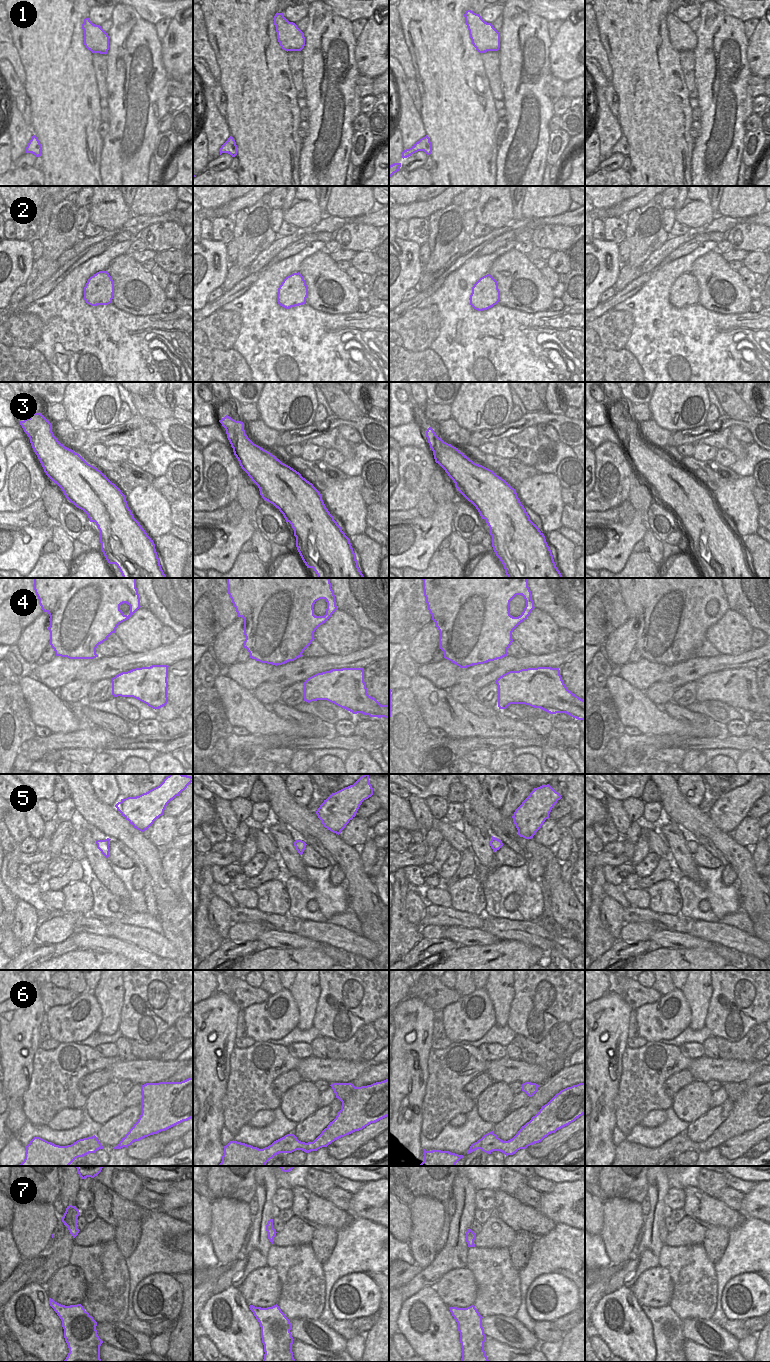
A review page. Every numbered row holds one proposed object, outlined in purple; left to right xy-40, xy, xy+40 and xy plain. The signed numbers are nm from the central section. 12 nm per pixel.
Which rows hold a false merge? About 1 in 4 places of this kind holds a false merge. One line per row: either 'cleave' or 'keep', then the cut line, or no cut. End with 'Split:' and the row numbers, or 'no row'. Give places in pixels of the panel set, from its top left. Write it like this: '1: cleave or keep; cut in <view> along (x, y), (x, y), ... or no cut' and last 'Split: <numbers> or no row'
1: keep; no cut
2: keep; no cut
3: keep; no cut
4: keep; no cut
5: keep; no cut
6: keep; no cut
7: keep; no cut
Split: no row

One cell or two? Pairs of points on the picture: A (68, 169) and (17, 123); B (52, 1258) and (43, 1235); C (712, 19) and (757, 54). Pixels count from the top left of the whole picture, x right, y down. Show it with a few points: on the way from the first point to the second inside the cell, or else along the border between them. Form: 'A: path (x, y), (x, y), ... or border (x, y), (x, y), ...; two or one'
A: border (29, 127), (33, 133); two
B: border (52, 1238), (43, 1255); two
C: border (747, 39), (746, 59), (750, 69); two

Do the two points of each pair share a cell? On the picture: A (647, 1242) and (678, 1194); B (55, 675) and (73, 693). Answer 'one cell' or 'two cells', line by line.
A: two cells
B: two cells

